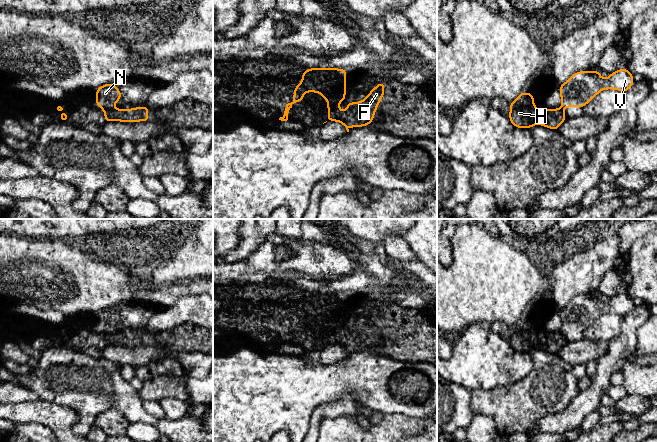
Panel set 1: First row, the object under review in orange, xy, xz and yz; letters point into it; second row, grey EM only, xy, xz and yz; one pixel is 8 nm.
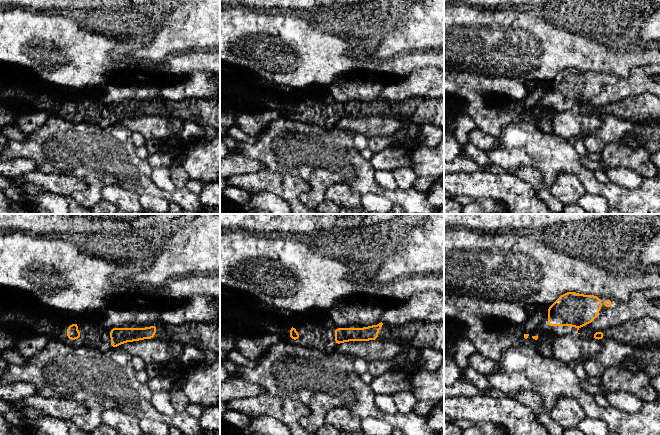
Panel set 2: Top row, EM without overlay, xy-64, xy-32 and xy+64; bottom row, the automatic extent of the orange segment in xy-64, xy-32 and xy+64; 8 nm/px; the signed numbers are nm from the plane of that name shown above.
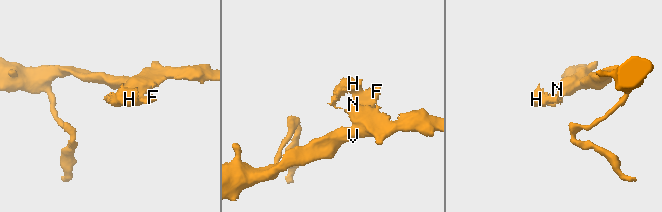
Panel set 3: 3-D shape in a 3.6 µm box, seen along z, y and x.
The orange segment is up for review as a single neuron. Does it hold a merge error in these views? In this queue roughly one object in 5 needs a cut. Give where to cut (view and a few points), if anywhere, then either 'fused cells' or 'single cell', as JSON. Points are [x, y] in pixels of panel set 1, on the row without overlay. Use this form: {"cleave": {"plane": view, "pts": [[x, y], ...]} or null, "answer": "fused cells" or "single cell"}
{"cleave": {"plane": "xy", "pts": [[103, 332], [110, 333]]}, "answer": "fused cells"}

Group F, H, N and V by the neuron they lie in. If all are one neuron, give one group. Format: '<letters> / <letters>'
F H / N V

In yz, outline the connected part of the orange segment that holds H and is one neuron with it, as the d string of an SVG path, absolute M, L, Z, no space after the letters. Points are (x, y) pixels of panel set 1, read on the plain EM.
M524 317L510 327L509 343L517 352L531 352L539 348L557 354L566 344L563 333L536 333L532 317Z

